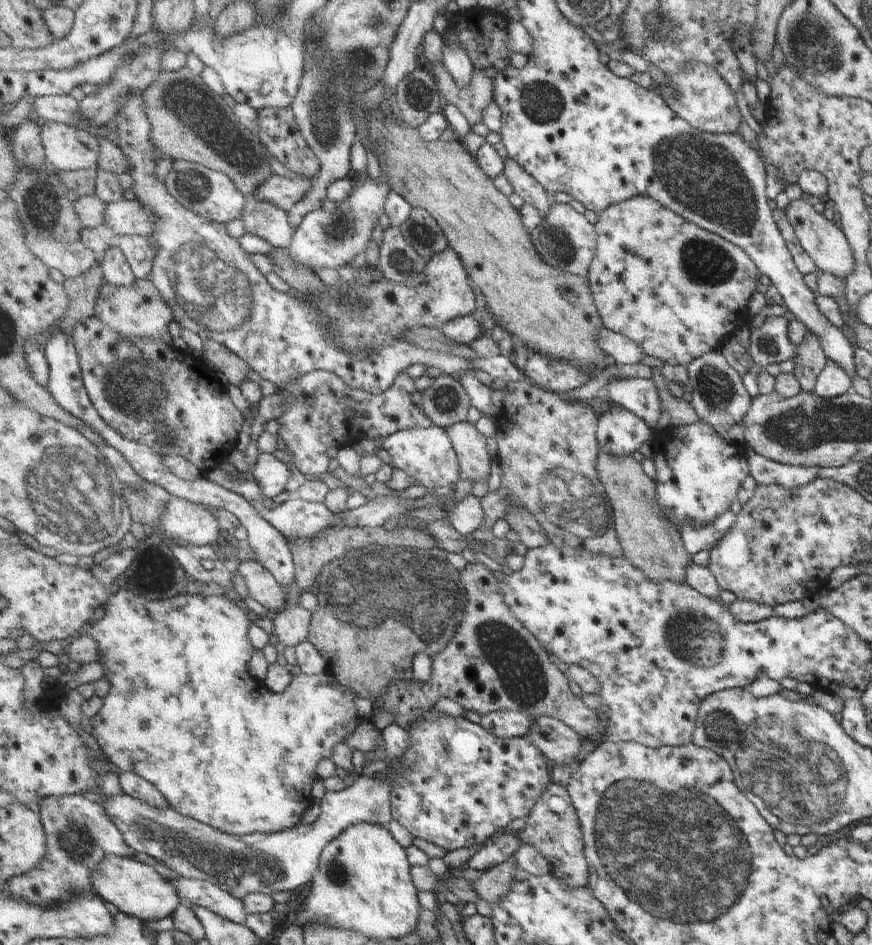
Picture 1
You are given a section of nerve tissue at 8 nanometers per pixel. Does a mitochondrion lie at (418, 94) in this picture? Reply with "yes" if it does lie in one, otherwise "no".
yes

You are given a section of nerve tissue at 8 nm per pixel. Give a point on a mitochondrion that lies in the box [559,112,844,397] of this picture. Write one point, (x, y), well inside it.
(701, 176)

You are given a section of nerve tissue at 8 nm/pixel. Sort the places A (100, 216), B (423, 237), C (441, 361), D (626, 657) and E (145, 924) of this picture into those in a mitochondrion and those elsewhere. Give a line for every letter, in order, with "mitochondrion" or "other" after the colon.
A: other
B: mitochondrion
C: other
D: other
E: other

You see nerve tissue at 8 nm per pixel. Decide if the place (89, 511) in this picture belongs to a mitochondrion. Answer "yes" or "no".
yes

